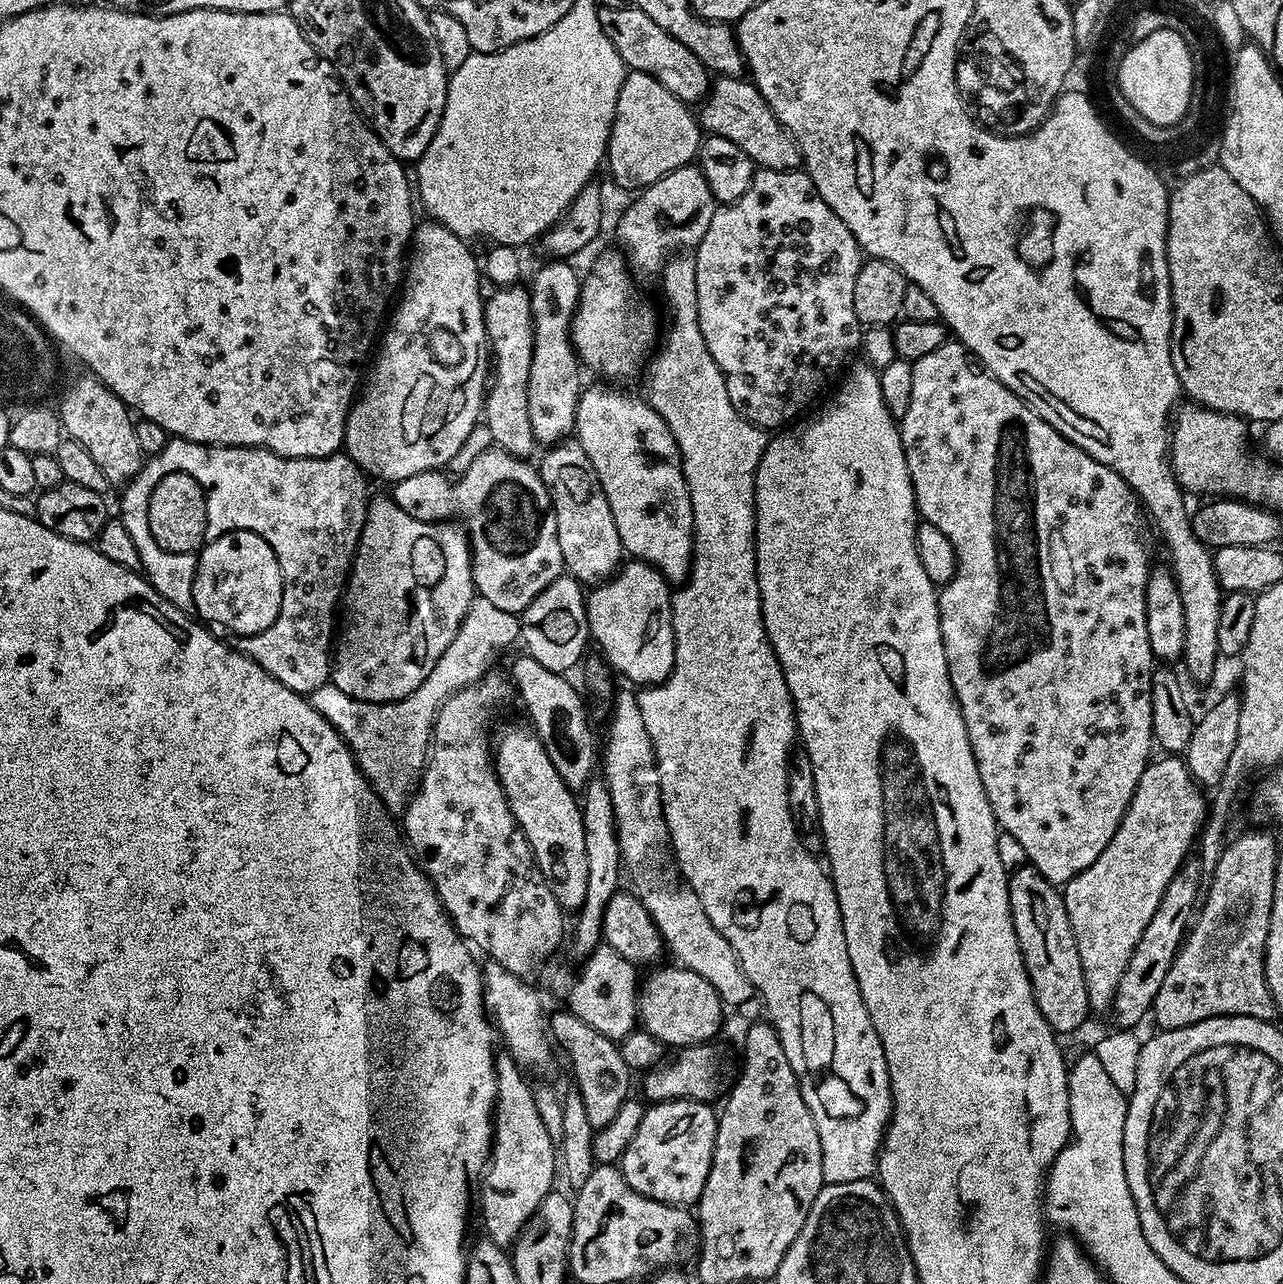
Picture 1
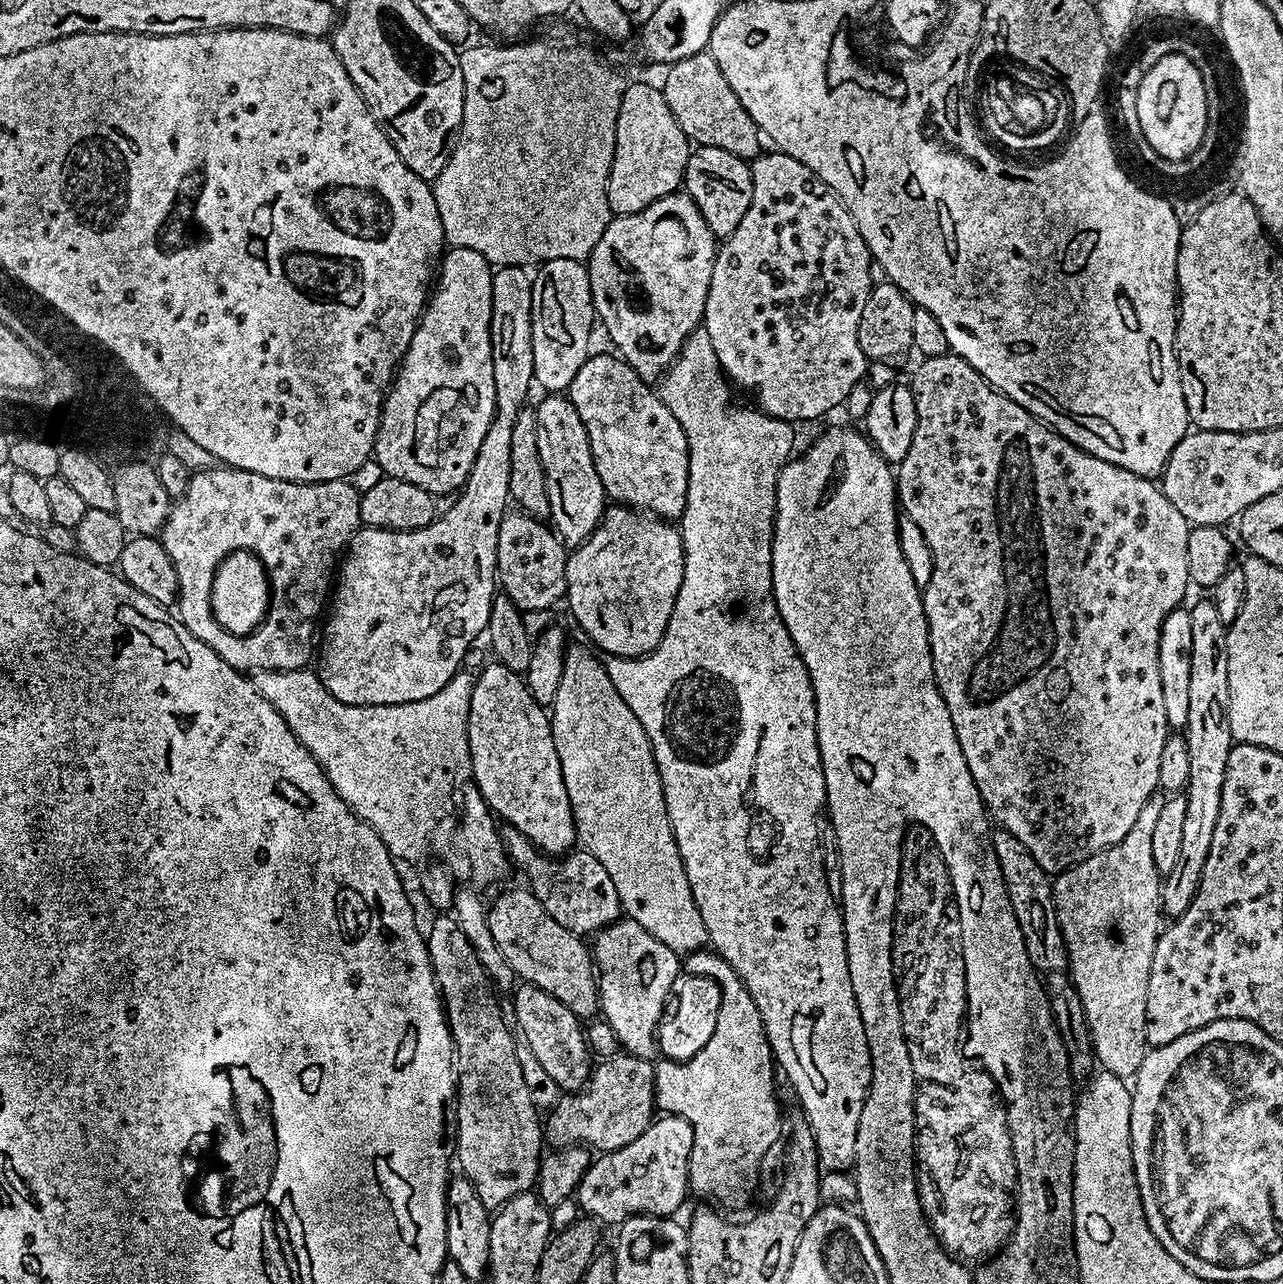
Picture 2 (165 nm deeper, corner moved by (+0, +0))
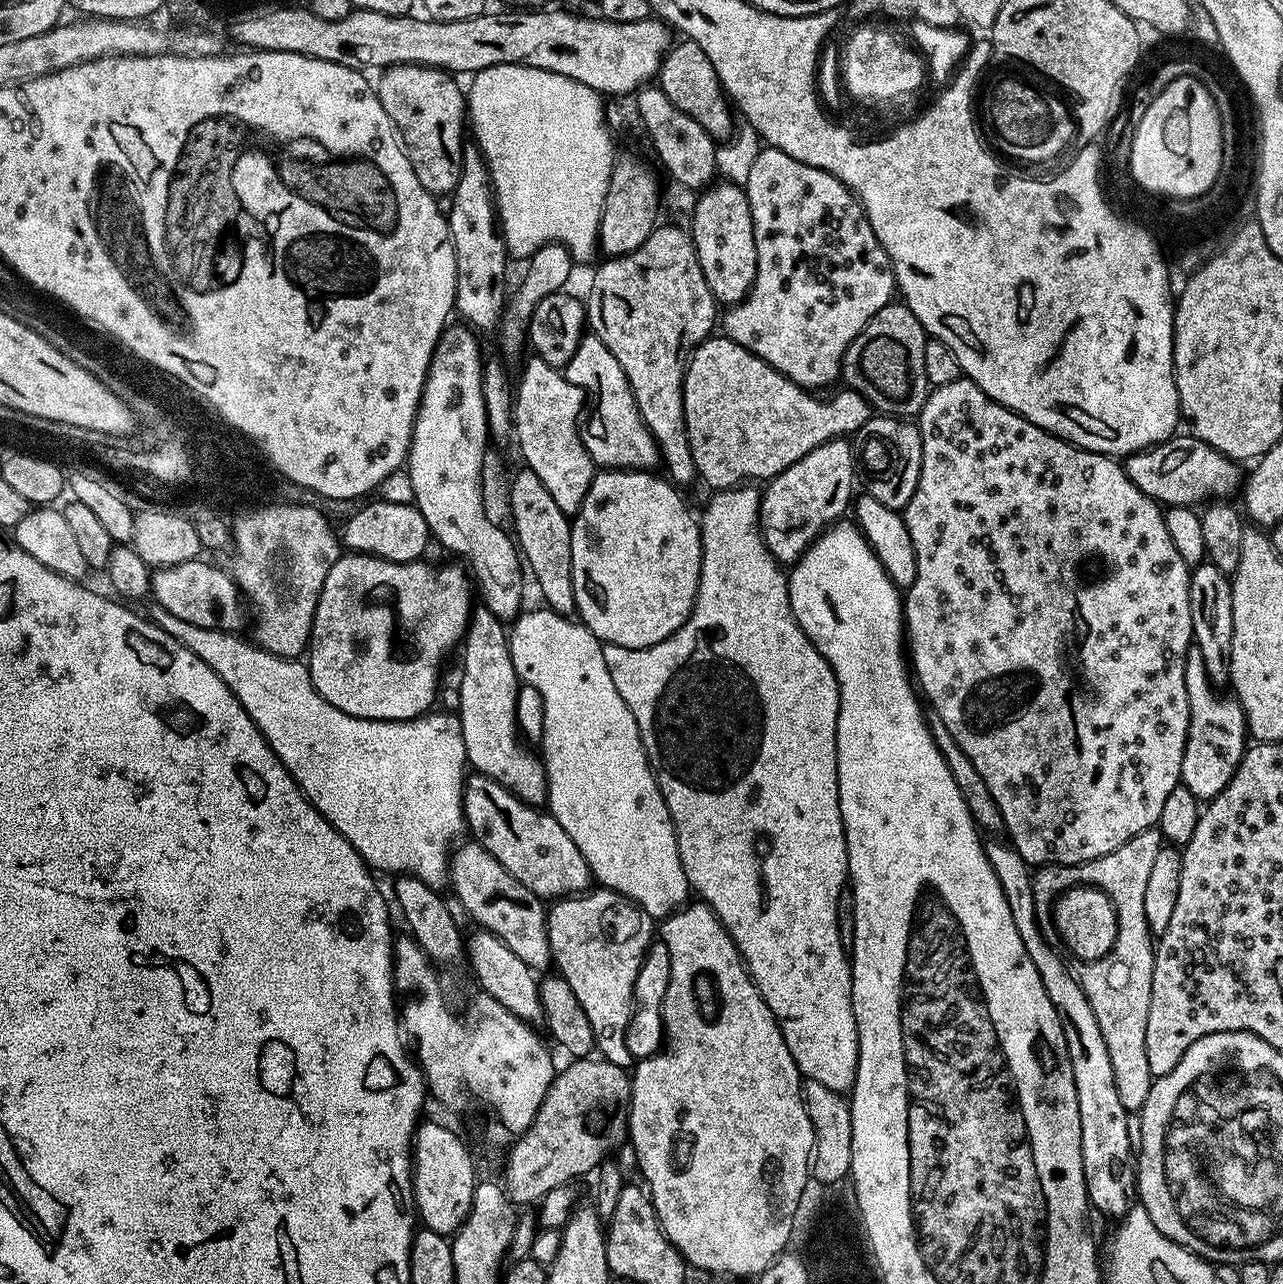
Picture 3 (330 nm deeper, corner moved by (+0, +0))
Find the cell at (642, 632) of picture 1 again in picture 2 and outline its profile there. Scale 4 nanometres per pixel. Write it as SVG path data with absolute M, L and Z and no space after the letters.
M605 507L604 516L592 535L583 544L571 549L566 566L566 605L572 611L577 626L593 640L591 643L601 653L609 656L644 656L647 652L653 652L666 634L676 595L682 586L683 565L684 547L675 523L635 508Z

